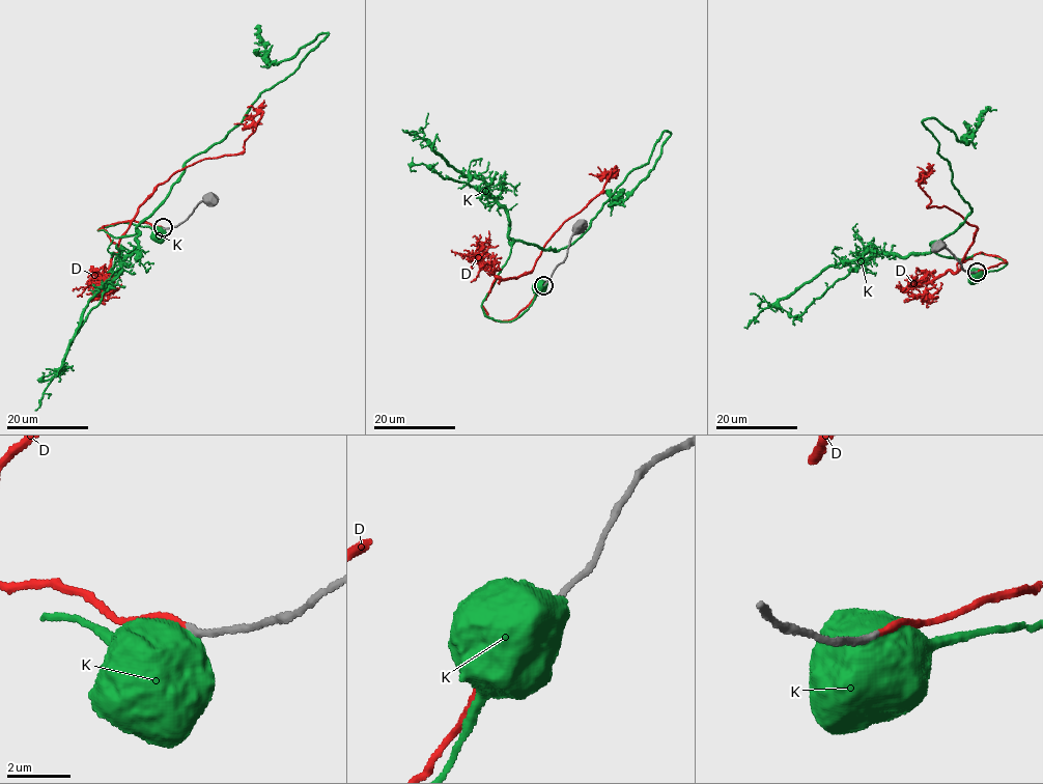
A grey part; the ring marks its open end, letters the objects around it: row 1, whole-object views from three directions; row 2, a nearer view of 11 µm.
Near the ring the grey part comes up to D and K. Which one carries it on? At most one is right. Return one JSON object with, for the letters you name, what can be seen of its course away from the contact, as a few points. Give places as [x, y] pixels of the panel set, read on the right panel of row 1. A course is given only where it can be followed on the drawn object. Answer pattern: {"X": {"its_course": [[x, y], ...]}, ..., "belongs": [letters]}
{"D": {"its_course": [[976, 271], [1006, 262], [976, 254], [958, 269], [976, 227], [946, 206], [928, 206], [919, 183], [933, 164]]}, "belongs": ["D"]}

